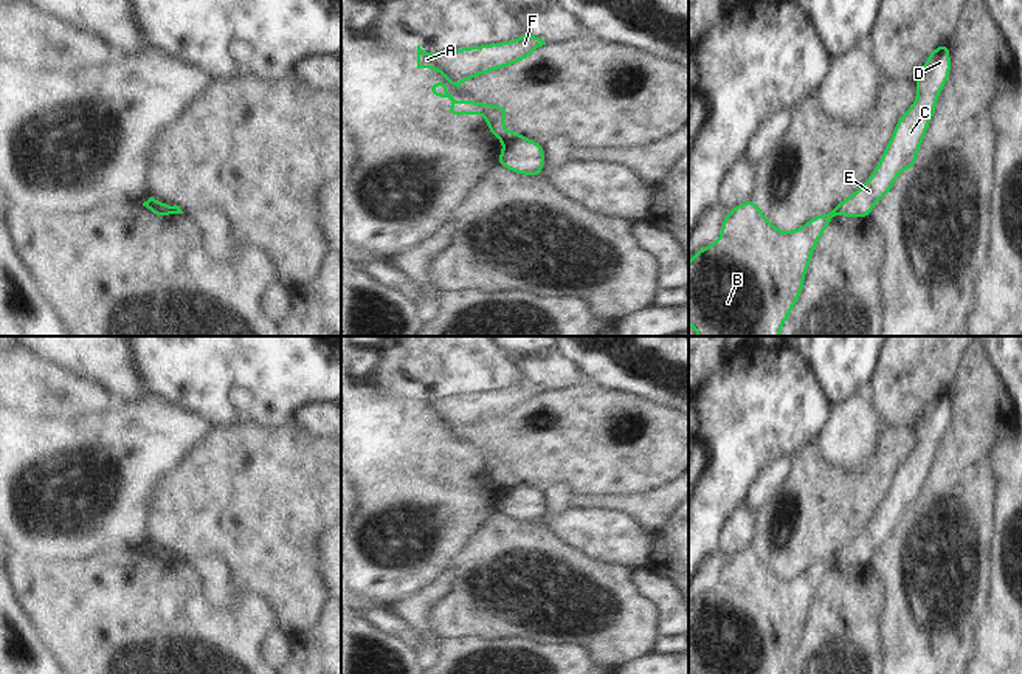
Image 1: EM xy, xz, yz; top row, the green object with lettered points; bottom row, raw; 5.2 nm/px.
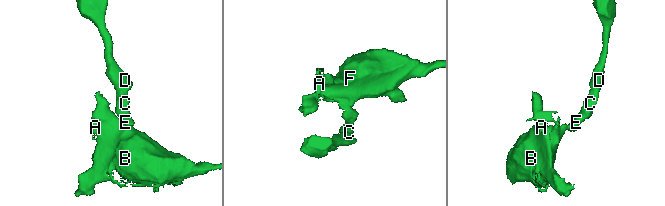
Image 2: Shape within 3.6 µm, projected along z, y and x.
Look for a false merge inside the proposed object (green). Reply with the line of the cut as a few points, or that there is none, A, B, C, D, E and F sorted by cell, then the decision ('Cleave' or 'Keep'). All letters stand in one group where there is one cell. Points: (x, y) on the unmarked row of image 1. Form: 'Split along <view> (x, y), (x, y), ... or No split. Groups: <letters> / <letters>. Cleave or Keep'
Split along xz (521, 482), (506, 491). Groups: A B F / C D E. Cleave

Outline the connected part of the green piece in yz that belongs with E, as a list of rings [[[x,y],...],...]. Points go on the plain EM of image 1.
[[[949,389],[940,390],[929,400],[926,411],[915,421],[917,445],[910,456],[896,468],[892,485],[879,504],[872,524],[850,544],[836,552],[841,564],[870,566],[873,553],[892,539],[901,518],[913,518],[917,500],[926,485],[927,474],[935,462],[938,443],[951,423]]]

